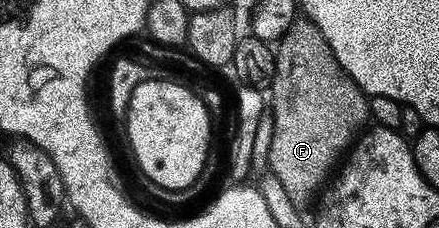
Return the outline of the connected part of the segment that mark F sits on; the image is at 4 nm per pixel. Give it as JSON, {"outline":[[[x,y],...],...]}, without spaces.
{"outline":[[[308,17],[298,18],[297,22],[291,25],[291,29],[287,29],[285,36],[276,44],[275,54],[274,77],[271,86],[273,136],[267,156],[267,167],[275,177],[279,177],[284,192],[294,205],[305,209],[305,206],[312,201],[313,194],[315,194],[315,199],[318,192],[326,186],[335,164],[350,150],[351,144],[366,126],[364,123],[369,115],[370,100],[359,84],[341,68],[331,45],[327,45],[323,33]]]}

